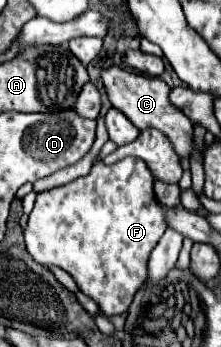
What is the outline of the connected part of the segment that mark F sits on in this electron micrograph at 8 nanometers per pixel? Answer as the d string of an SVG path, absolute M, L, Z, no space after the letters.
M125 157L113 165L99 161L91 167L89 175L39 193L25 229L25 245L37 263L65 269L79 291L91 297L103 315L111 317L129 309L133 295L147 277L149 255L165 229L165 213L161 213L161 203L153 193L153 175L141 159Z

